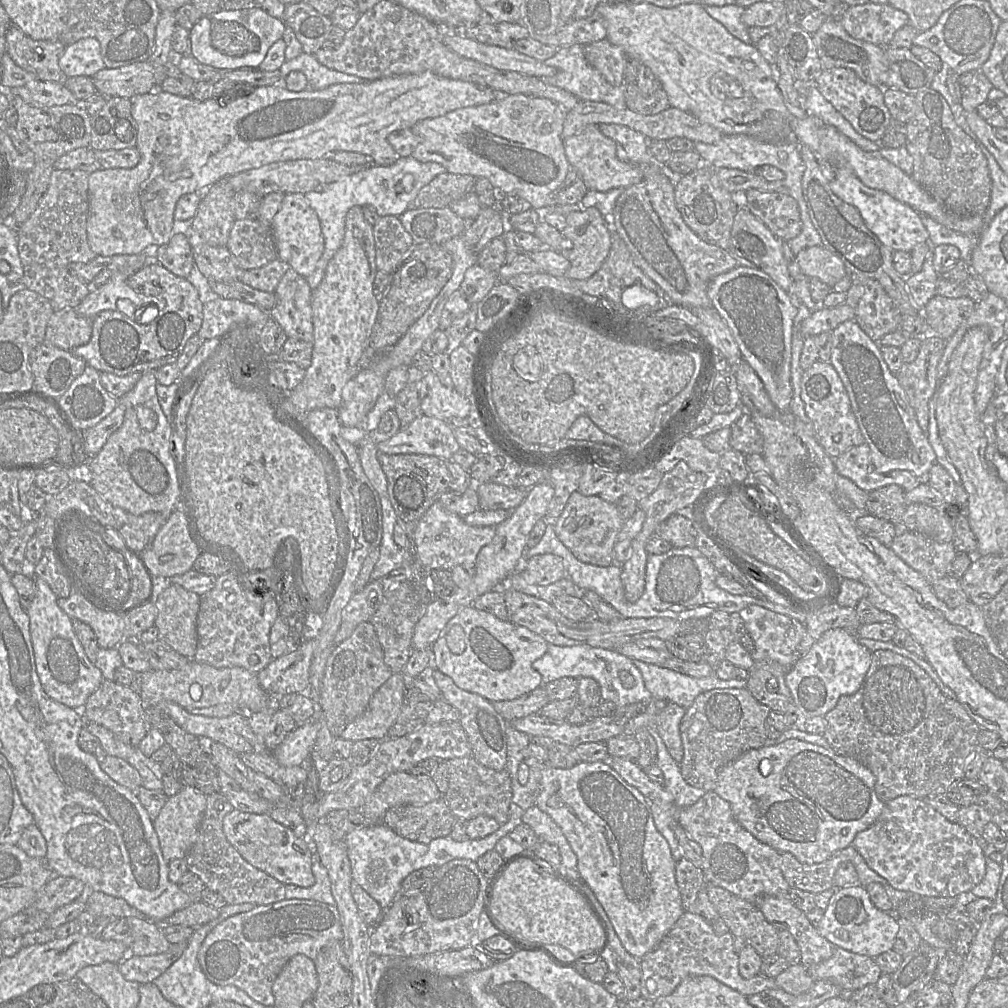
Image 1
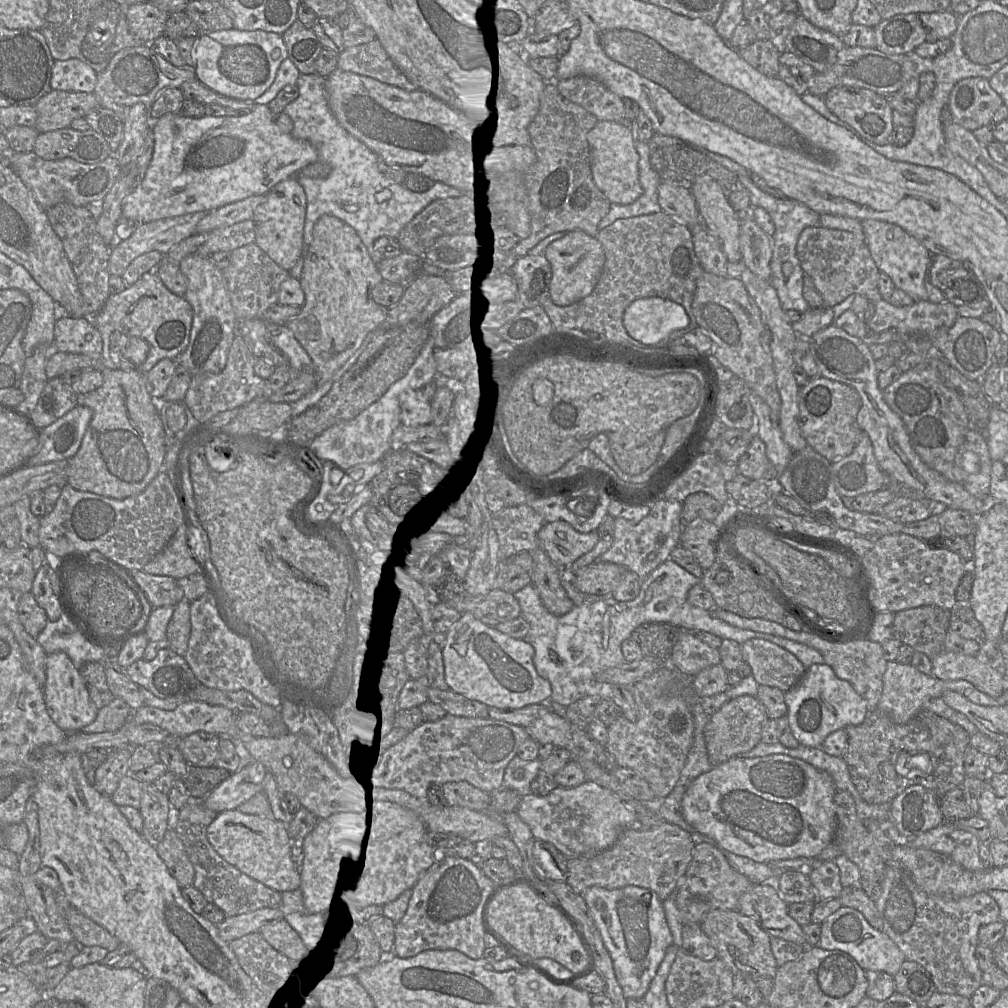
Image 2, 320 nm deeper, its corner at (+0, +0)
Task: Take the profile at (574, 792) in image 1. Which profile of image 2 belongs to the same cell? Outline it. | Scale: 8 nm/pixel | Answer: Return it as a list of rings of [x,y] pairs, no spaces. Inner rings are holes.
[[[592,886],[583,898],[614,965],[617,981],[626,999],[645,996],[667,950],[673,944],[663,901],[651,890],[638,886],[604,889]]]

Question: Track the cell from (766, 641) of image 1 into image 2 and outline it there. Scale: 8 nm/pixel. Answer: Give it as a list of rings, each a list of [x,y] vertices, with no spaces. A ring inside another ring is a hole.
[[[749,639],[741,644],[741,653],[759,685],[776,687],[785,693],[807,670],[795,655],[768,640]]]

